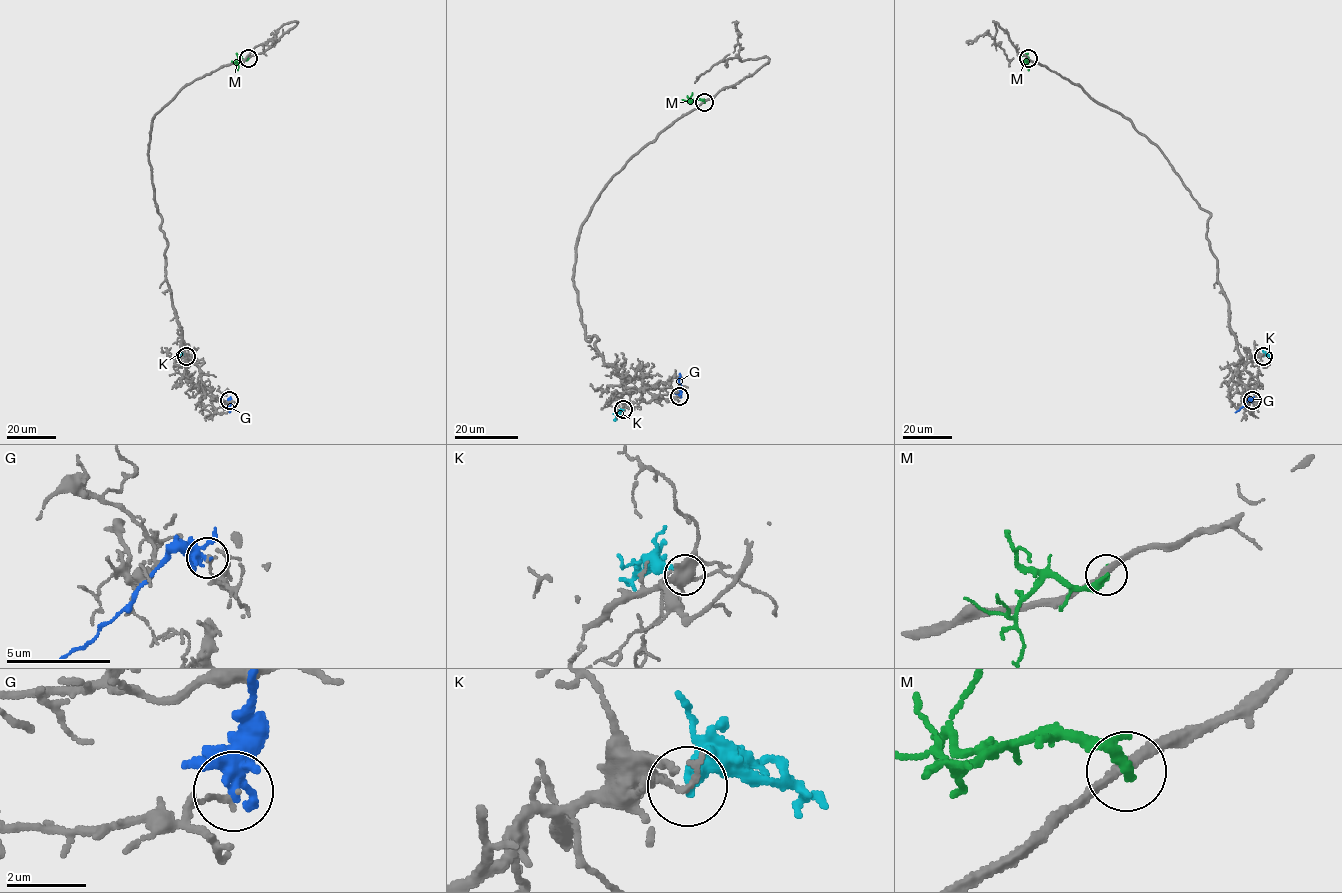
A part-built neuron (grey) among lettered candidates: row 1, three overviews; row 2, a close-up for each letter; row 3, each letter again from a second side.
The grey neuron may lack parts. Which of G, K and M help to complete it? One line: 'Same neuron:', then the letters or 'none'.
Same neuron: none

